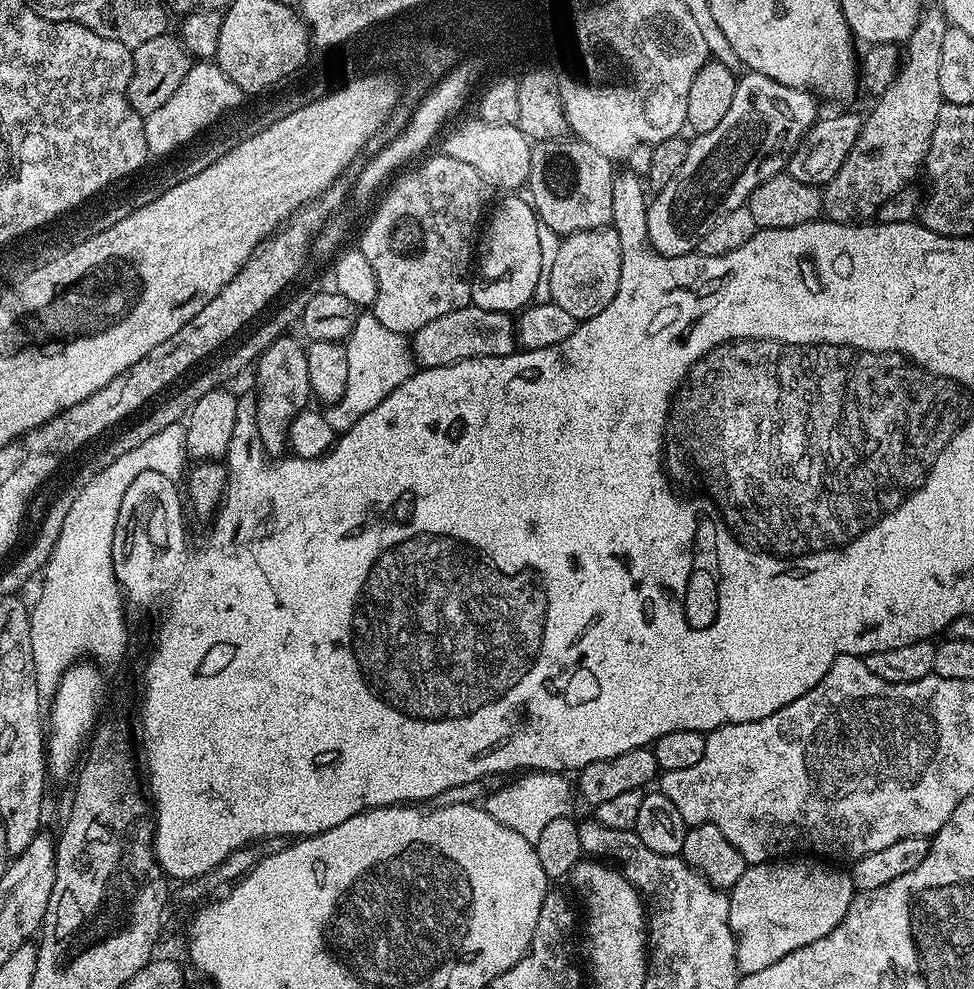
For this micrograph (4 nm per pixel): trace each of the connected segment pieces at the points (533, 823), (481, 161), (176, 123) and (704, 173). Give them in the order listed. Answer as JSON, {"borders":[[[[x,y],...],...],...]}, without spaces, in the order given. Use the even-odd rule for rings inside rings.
{"borders":[[[[525,771],[517,775],[509,784],[496,788],[488,797],[482,800],[482,807],[490,814],[490,818],[498,818],[502,826],[510,826],[514,834],[522,834],[522,838],[536,841],[538,834],[554,818],[572,816],[572,796],[574,800],[574,784],[568,781],[567,775],[558,772],[533,772]],[[485,799],[485,800],[484,800]]],[[[479,118],[456,128],[444,140],[443,155],[474,166],[493,189],[520,190],[527,185],[533,145],[517,125],[492,125]]],[[[196,62],[182,78],[182,86],[174,90],[167,102],[162,102],[158,110],[144,117],[144,137],[149,153],[156,158],[167,157],[183,148],[186,138],[211,129],[221,119],[223,112],[231,113],[239,109],[246,94],[223,73],[216,62]]],[[[751,70],[745,71],[736,82],[734,98],[730,102],[730,110],[714,126],[714,130],[699,133],[688,145],[686,162],[678,166],[678,174],[666,182],[662,191],[651,197],[648,206],[648,243],[653,252],[663,256],[687,256],[696,252],[698,242],[710,231],[710,226],[722,218],[722,214],[730,214],[730,210],[745,207],[751,192],[766,179],[783,173],[788,167],[788,159],[797,142],[810,130],[810,126],[818,119],[816,112],[817,97],[802,88],[782,86],[782,82],[774,82],[774,78],[766,78]]]]}

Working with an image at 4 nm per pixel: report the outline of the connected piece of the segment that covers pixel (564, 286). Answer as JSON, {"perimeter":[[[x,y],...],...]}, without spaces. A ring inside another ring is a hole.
{"perimeter":[[[609,226],[598,230],[582,230],[559,241],[556,252],[551,253],[553,266],[549,278],[551,303],[562,306],[569,314],[574,314],[577,322],[594,318],[594,314],[602,314],[610,302],[614,302],[614,294],[618,294],[618,286],[622,278],[622,246],[618,242],[618,234]]]}

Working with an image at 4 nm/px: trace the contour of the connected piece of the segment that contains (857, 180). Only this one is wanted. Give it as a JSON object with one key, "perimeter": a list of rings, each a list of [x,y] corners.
{"perimeter":[[[934,6],[925,11],[916,24],[916,29],[908,35],[902,48],[900,70],[885,92],[879,93],[872,113],[863,117],[860,133],[846,154],[846,162],[834,174],[829,184],[823,185],[823,215],[839,224],[858,224],[868,222],[876,215],[876,211],[891,195],[911,185],[915,176],[921,171],[926,154],[930,150],[930,142],[934,134],[934,122],[938,122],[938,110],[942,103],[938,86],[938,69],[942,62],[942,38],[946,38],[950,25],[939,7]]]}

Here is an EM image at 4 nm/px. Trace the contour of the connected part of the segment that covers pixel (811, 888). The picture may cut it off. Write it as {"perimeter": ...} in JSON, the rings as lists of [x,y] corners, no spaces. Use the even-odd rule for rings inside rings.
{"perimeter":[[[788,858],[783,862],[745,867],[742,878],[738,878],[738,882],[728,892],[726,921],[736,936],[736,967],[741,973],[757,972],[766,970],[766,966],[774,966],[778,958],[786,958],[786,954],[794,954],[794,950],[802,950],[802,946],[810,946],[810,942],[826,938],[826,934],[830,934],[830,930],[842,922],[846,910],[850,910],[854,889],[851,875],[840,868],[843,867],[833,866],[820,858]]]}

